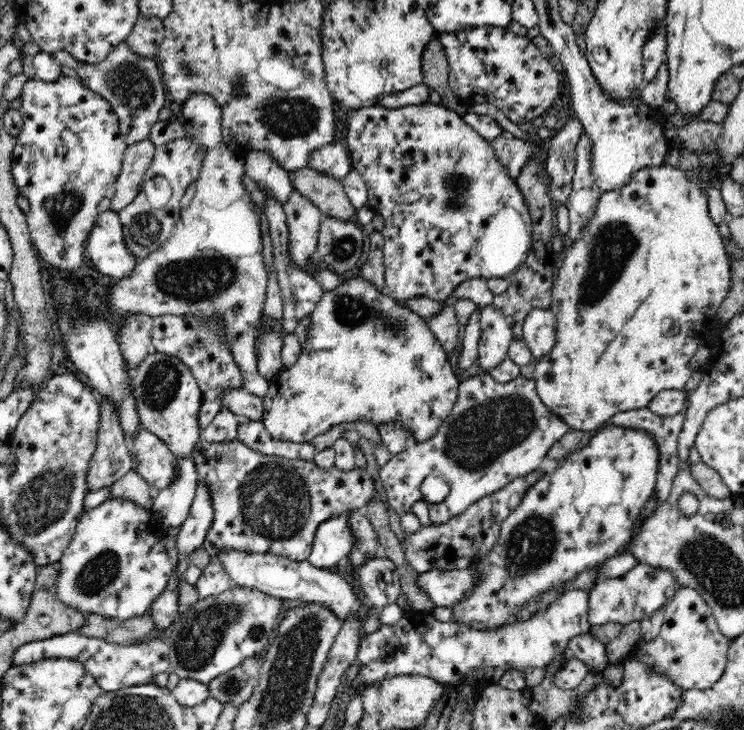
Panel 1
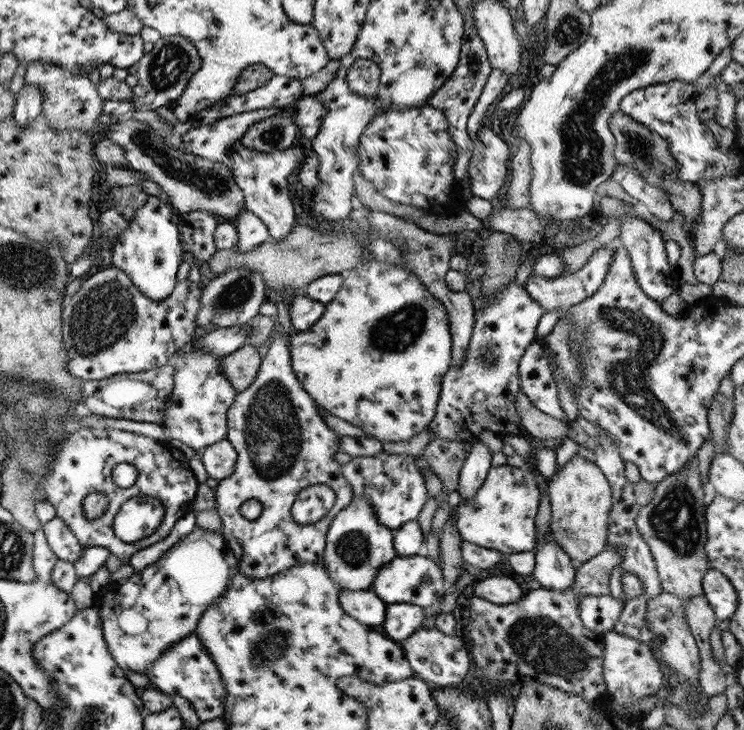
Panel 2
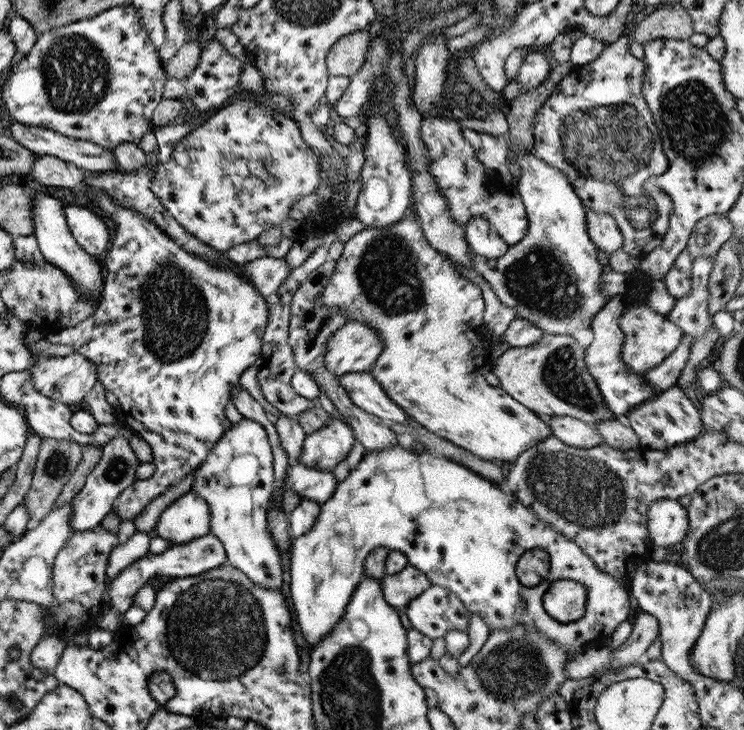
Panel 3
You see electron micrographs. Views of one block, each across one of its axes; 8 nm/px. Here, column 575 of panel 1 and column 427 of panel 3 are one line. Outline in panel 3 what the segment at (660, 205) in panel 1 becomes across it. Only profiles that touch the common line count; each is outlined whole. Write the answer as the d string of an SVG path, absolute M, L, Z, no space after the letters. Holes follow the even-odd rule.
M410 209L403 214L403 218L399 222L393 222L393 226L389 226L389 228L363 228L361 232L357 232L357 234L353 234L351 238L348 238L343 243L341 255L335 261L333 272L331 272L325 289L318 295L316 302L321 304L321 306L325 306L326 310L340 310L340 312L344 312L344 316L348 318L348 321L365 324L379 333L379 337L384 343L384 348L374 363L372 370L369 370L369 374L381 385L383 391L388 393L389 399L393 403L399 405L414 423L419 424L428 432L452 442L475 456L480 456L483 460L499 463L503 467L515 462L515 458L521 452L525 452L529 446L535 446L541 440L545 440L547 436L552 435L549 426L542 417L535 415L534 412L513 400L501 387L491 386L485 381L483 372L490 370L491 366L486 358L487 350L491 347L491 343L488 342L489 340L485 336L487 330L481 324L481 315L484 307L481 292L479 288L466 280L465 276L455 270L455 267L451 264L451 259L445 253L437 252L427 242L425 236L423 236L418 216L415 216Z

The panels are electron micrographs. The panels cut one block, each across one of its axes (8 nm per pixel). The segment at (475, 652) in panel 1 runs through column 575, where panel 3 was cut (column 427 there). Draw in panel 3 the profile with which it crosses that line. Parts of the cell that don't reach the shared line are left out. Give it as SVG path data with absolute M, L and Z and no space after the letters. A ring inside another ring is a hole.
M431 585L403 609L412 628L431 640L444 638L451 628L467 632L468 610L447 588Z

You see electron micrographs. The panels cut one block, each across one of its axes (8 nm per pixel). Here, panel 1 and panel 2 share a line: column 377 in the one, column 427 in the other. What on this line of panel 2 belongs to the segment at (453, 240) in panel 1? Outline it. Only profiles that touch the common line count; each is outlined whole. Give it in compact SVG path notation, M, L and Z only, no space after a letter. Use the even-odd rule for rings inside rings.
M421 106L419 108L385 108L385 112L377 112L373 120L363 128L358 140L359 162L356 170L371 182L375 190L387 200L399 205L421 209L425 214L441 216L456 212L461 206L458 194L458 181L453 178L453 161L455 161L455 144L446 128L446 120L442 111Z

